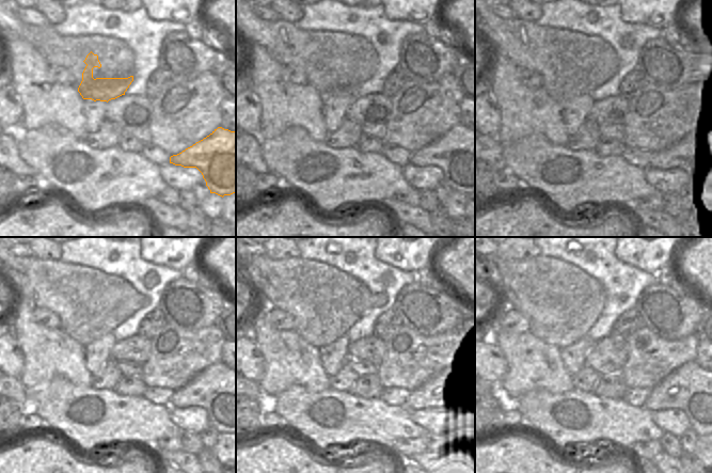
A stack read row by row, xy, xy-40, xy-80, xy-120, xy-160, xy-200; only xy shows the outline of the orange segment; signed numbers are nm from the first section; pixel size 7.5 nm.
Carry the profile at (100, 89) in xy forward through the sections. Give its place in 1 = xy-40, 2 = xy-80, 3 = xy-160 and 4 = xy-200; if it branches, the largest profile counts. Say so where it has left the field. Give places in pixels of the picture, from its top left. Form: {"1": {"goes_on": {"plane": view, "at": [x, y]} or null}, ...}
{"1": {"goes_on": {"plane": "xy-40", "at": [331, 61]}}, "2": {"goes_on": {"plane": "xy-80", "at": [570, 61]}}, "3": {"goes_on": {"plane": "xy-160", "at": [332, 294]}}, "4": {"goes_on": {"plane": "xy-200", "at": [540, 263]}}}

